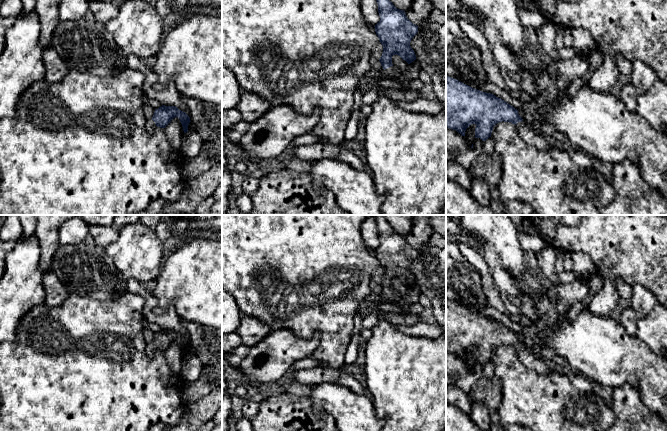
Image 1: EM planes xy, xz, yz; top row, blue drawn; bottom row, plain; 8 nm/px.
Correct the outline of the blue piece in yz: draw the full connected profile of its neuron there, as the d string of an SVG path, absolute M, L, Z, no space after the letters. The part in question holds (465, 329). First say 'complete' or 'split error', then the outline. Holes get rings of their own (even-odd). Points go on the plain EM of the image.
split error | M446 299L446 351L456 354L461 360L465 360L466 353L471 348L475 348L475 362L486 365L491 361L493 351L502 345L514 348L520 361L528 369L544 375L552 371L542 358L528 351L519 340L518 334L513 330L494 318L474 313Z

